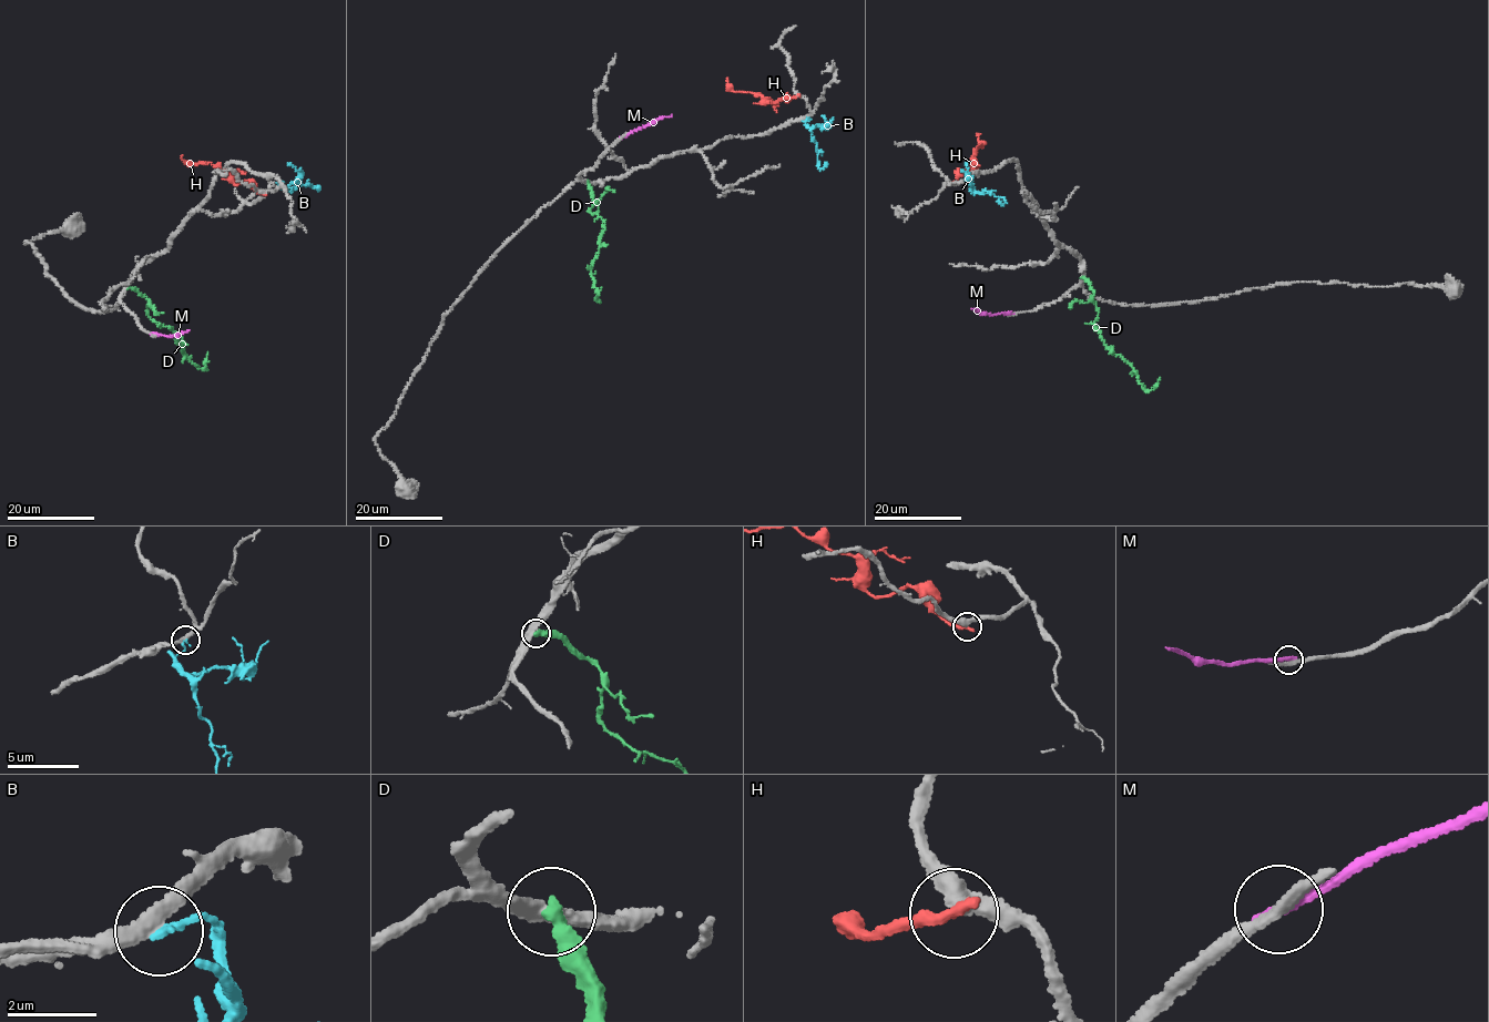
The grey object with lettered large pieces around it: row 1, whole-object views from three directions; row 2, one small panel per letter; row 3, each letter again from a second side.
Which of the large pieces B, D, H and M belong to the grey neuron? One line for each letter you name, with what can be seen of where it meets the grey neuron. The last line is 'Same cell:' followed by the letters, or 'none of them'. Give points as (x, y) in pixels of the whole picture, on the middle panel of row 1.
Same cell: none of them

